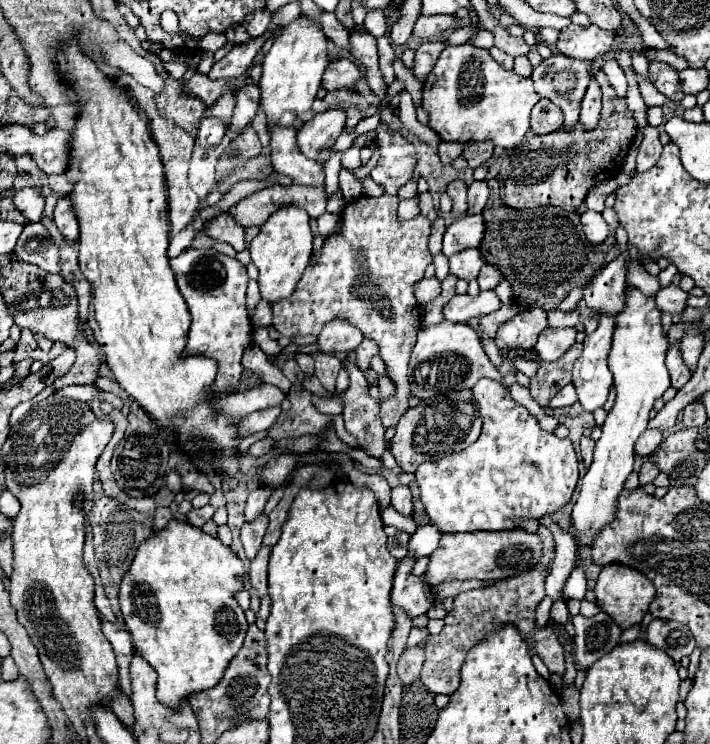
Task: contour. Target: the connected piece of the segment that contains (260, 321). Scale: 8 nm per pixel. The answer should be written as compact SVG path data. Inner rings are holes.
M260 300L256 304L254 316L252 316L252 326L254 328L266 328L266 326L270 326L270 320L272 320L272 306L268 302Z

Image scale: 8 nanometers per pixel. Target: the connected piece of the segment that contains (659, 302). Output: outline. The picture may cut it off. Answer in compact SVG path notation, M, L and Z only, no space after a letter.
M668 284L666 288L660 288L656 294L656 307L663 314L680 314L688 306L688 292L684 292L680 286Z

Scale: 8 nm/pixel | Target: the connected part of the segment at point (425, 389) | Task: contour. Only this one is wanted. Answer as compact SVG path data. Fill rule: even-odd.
M442 320L438 324L428 324L420 328L418 342L412 350L408 374L412 394L422 400L448 394L450 390L472 388L480 378L492 378L496 382L502 382L500 372L492 366L480 344L478 332L466 322L450 322L450 320Z

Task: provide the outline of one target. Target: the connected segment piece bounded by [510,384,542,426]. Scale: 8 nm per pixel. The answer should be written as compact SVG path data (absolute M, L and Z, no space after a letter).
M512 384L510 386L510 392L512 392L512 398L514 400L518 400L520 404L524 404L536 418L538 418L538 422L540 422L540 426L542 426L542 414L540 414L540 406L538 406L538 402L530 396L530 392L528 392L528 388L522 388L520 384Z

